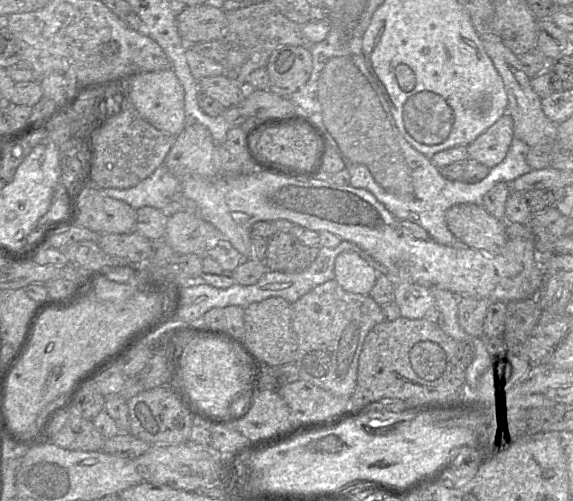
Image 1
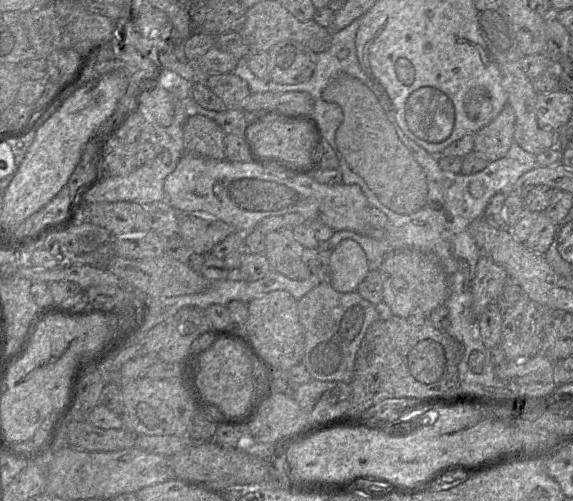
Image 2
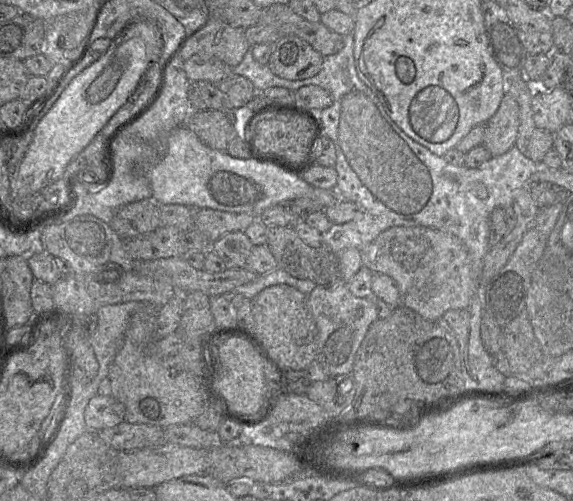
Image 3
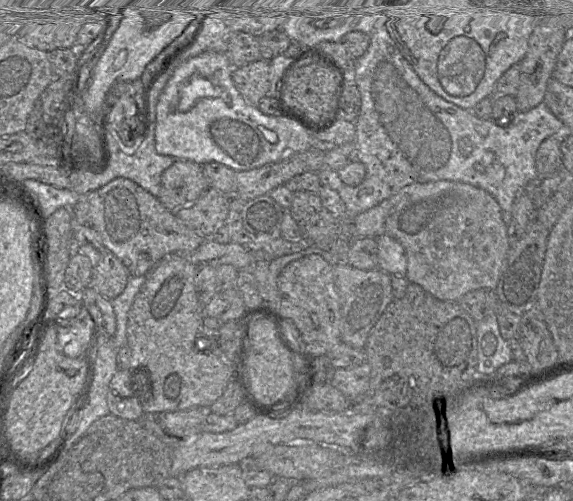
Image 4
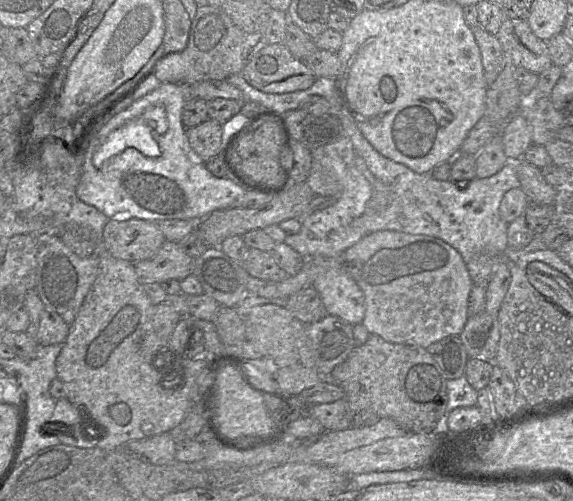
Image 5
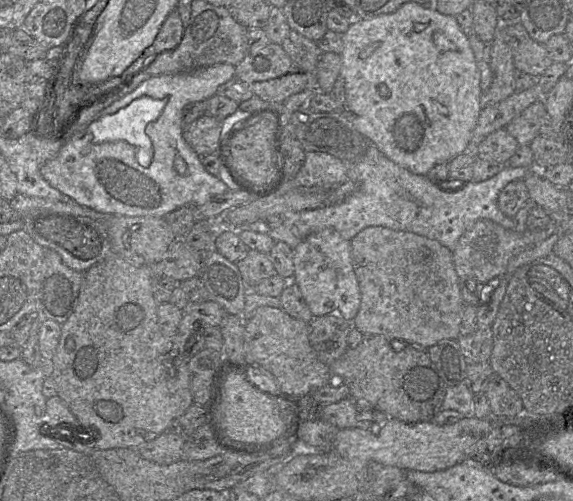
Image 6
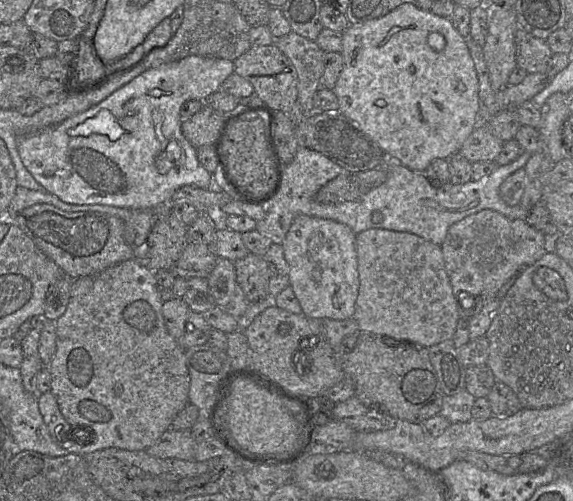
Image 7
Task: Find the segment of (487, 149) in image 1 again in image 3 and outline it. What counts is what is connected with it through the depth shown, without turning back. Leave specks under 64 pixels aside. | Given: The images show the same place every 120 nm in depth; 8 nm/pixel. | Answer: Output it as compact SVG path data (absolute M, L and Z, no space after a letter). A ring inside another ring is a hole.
M506 92L497 112L485 124L482 144L492 156L509 151L518 137L520 110L514 97Z

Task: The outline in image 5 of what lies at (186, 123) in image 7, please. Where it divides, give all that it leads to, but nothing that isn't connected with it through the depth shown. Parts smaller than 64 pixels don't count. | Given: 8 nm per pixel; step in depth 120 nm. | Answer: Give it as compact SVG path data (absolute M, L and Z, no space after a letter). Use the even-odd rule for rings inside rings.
M208 119L205 122L185 129L188 142L202 162L221 154L222 125Z

